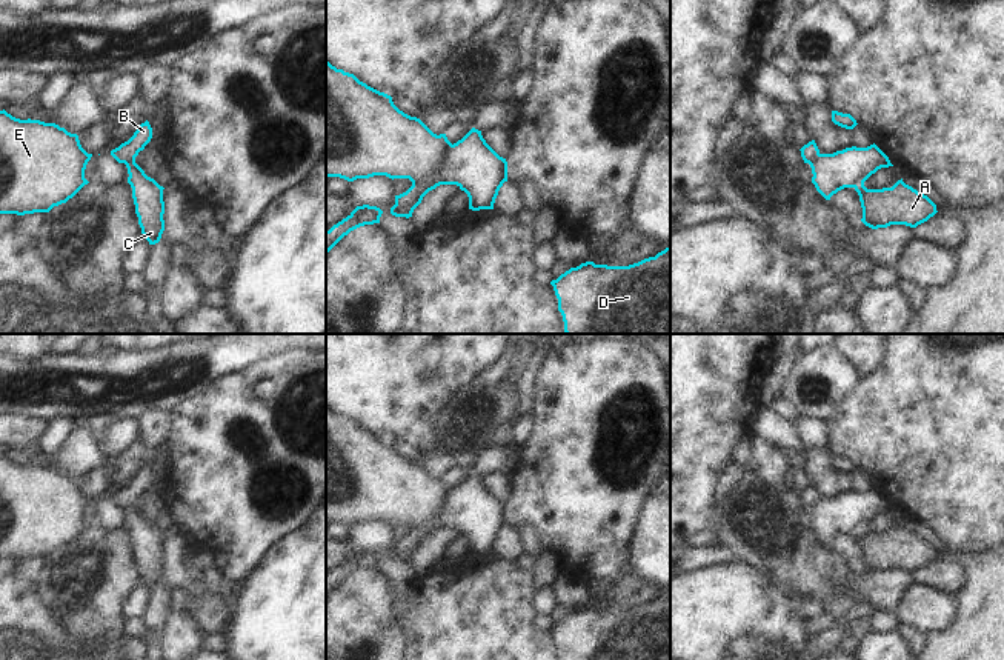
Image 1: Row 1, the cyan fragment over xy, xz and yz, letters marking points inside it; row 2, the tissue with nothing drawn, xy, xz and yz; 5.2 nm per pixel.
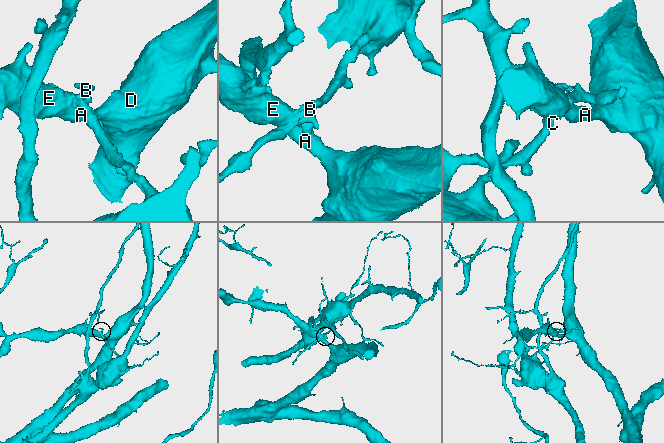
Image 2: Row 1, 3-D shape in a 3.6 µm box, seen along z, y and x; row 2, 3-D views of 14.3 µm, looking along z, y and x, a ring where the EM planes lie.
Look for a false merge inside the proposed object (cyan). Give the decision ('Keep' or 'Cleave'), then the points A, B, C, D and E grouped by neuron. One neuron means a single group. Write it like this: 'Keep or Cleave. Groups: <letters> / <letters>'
Cleave. Groups: A B D E / C

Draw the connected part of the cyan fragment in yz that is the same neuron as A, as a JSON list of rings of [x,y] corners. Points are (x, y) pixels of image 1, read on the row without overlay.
[[[903,523],[892,532],[867,534],[859,529],[855,535],[863,552],[861,566],[872,574],[890,569],[916,572],[938,557],[927,540],[906,529]]]

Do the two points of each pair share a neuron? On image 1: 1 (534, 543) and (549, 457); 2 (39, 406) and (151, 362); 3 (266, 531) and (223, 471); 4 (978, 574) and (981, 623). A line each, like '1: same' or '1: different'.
1: different
2: same
3: same
4: same

